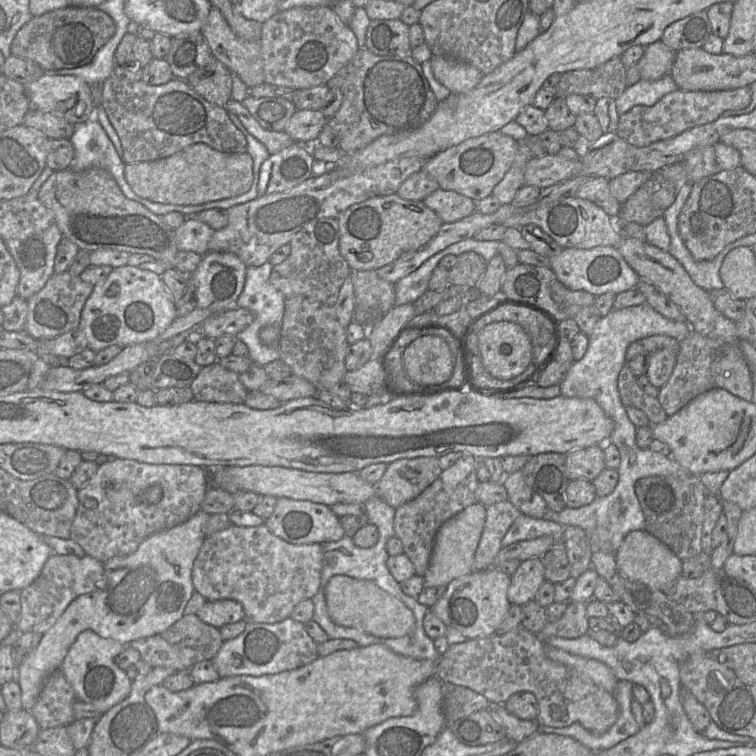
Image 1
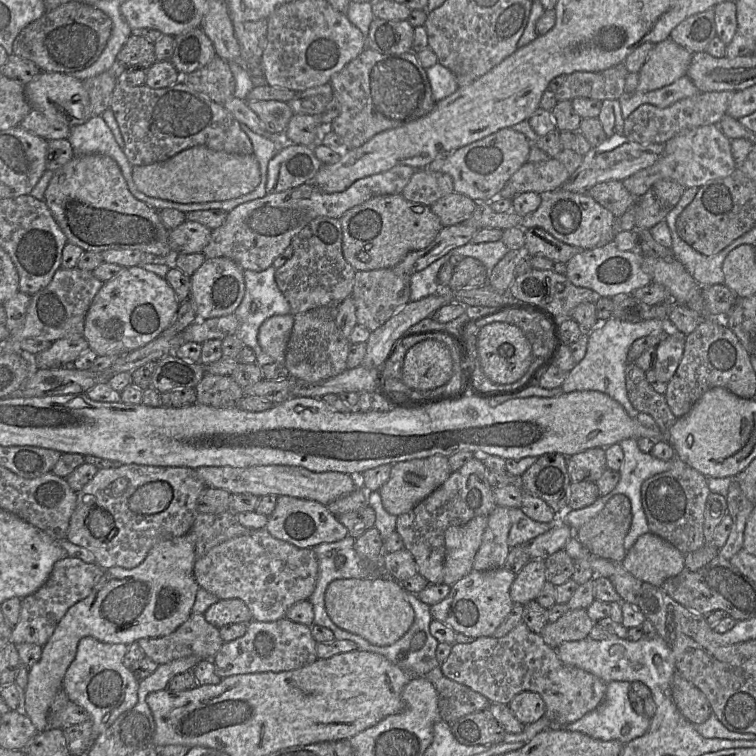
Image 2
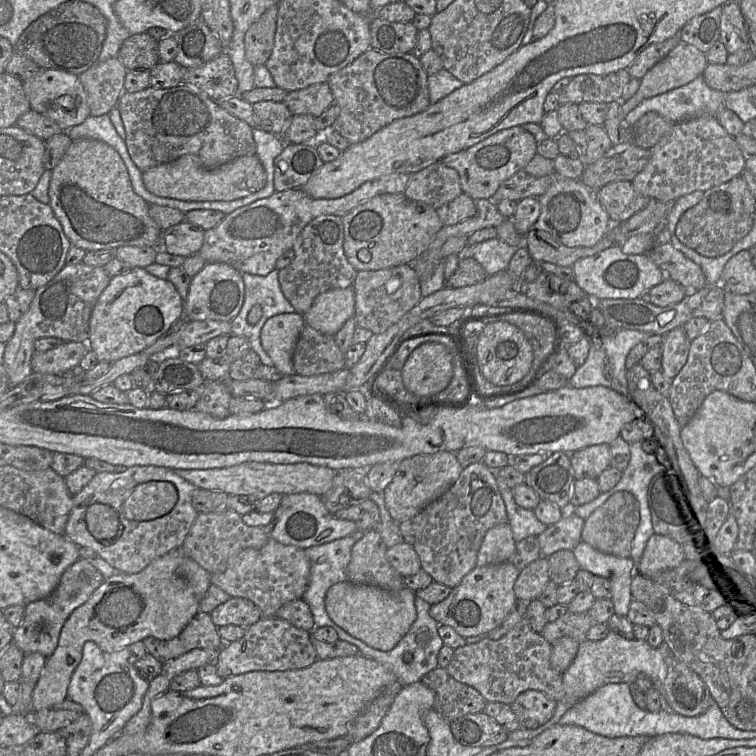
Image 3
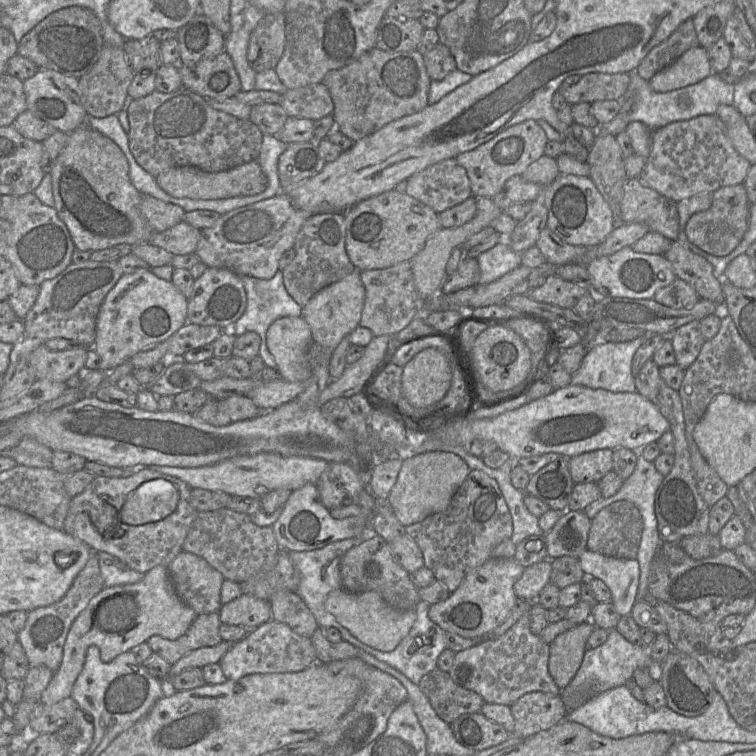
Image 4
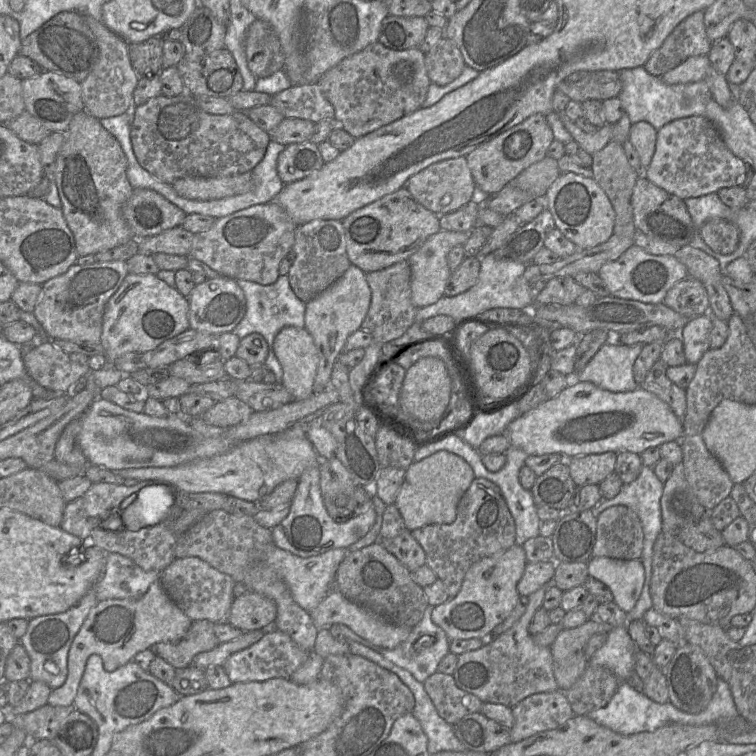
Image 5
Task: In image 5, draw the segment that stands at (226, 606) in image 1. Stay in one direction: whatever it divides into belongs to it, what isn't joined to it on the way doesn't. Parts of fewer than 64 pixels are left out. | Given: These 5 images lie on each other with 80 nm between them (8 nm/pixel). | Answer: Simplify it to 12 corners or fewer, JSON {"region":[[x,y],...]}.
{"region":[[257,592],[232,602],[227,622],[243,632],[273,627],[275,602]]}

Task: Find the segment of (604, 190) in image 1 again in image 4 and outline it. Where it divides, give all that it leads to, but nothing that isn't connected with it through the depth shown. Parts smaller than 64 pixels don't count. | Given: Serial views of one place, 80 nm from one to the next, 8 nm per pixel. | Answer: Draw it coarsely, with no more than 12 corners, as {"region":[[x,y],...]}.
{"region":[[629,178],[623,223],[677,241],[677,202]]}

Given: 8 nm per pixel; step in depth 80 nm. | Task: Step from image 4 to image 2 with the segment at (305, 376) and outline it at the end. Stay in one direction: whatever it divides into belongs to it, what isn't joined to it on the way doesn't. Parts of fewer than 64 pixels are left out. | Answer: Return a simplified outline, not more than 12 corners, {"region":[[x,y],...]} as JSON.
{"region":[[275,315],[259,327],[258,343],[285,364],[294,315]]}

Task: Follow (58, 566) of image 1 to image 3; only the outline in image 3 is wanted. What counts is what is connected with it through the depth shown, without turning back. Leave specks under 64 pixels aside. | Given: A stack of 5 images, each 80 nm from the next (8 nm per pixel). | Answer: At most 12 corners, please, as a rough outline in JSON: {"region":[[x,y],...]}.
{"region":[[78,559],[24,608],[12,643],[49,657],[63,624],[103,583]]}

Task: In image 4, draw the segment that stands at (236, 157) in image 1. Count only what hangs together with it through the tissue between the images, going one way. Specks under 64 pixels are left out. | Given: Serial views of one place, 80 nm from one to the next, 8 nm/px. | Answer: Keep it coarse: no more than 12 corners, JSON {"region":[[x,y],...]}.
{"region":[[254,160],[220,172],[190,166],[159,174],[176,198],[259,194],[268,178]]}

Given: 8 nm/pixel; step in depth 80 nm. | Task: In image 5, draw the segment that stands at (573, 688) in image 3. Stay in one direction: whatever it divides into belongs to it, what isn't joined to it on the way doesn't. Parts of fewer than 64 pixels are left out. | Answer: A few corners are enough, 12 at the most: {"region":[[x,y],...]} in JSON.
{"region":[[613,628],[589,665],[624,681],[634,670],[635,642]]}

